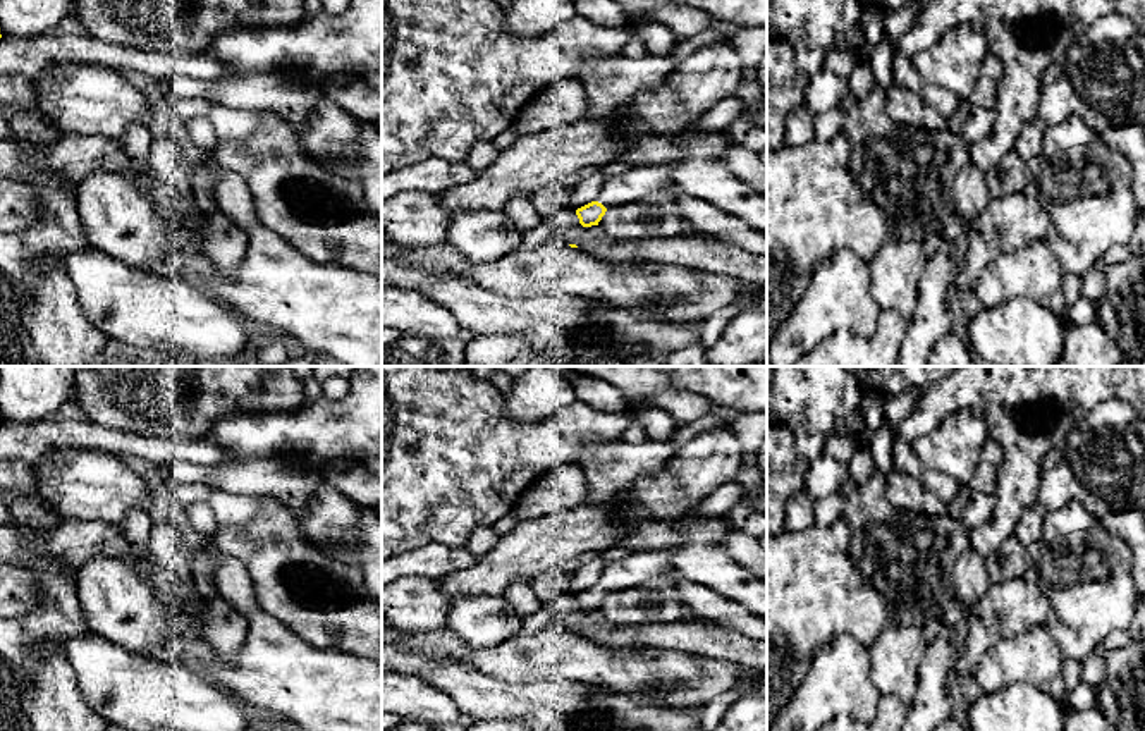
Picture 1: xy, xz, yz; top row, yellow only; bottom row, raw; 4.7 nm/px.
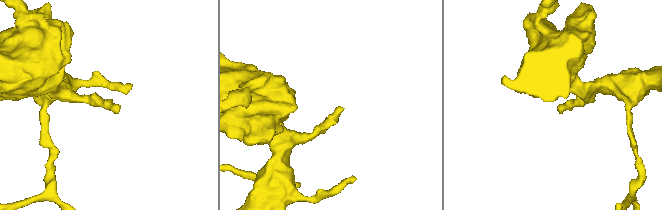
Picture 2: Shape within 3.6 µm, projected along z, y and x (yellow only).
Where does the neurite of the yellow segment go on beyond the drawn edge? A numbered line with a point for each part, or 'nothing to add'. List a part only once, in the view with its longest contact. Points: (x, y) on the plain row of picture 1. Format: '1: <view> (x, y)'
1: xz (638, 566)

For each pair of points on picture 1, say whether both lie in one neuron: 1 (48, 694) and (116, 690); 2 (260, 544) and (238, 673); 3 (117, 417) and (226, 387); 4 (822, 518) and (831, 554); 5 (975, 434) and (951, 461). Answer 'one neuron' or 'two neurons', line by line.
1: two neurons
2: two neurons
3: one neuron
4: two neurons
5: one neuron

